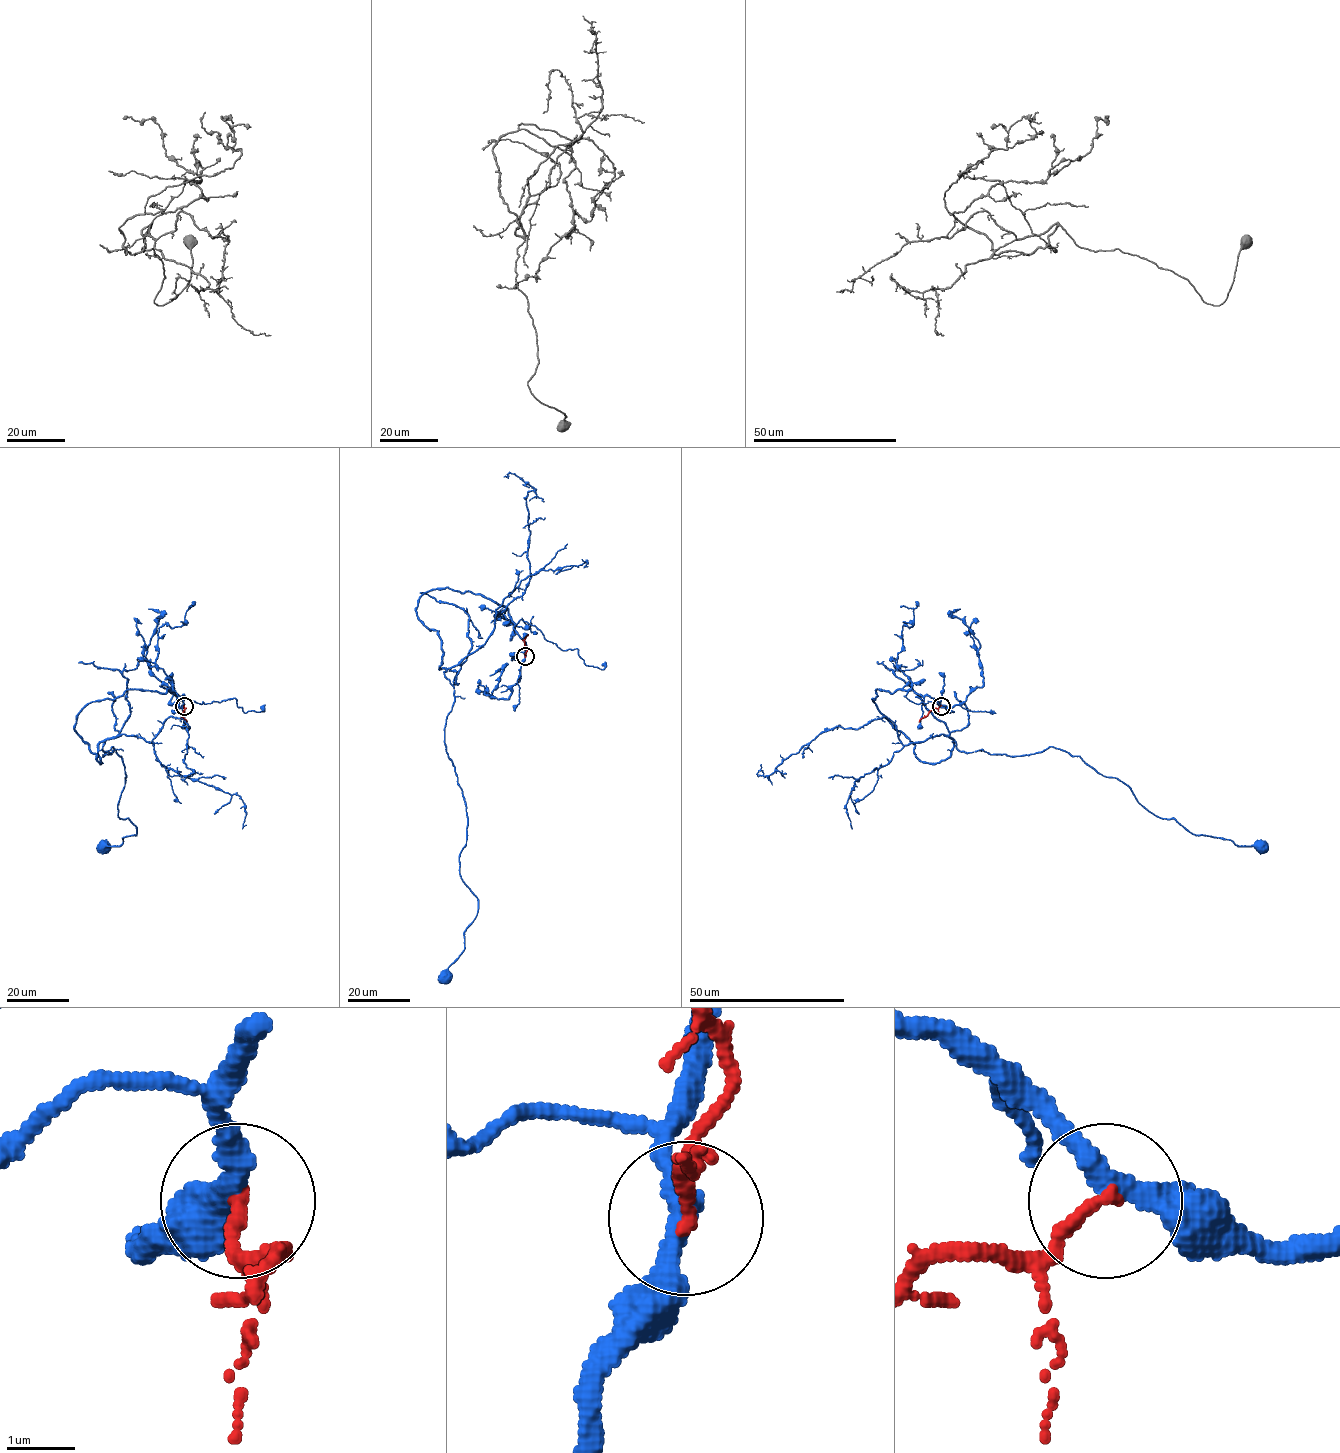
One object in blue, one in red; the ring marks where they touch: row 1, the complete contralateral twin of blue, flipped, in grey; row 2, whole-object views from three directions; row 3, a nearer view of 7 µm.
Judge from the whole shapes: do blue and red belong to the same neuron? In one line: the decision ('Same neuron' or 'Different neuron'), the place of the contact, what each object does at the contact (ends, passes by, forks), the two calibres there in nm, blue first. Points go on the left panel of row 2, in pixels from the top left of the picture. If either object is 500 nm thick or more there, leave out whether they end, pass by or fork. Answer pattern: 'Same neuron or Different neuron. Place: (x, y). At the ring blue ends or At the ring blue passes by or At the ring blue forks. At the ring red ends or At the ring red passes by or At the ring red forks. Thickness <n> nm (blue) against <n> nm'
Different neuron. Place: (184, 706). At the ring blue passes by. At the ring red ends. Thickness 320 nm (blue) against 200 nm

